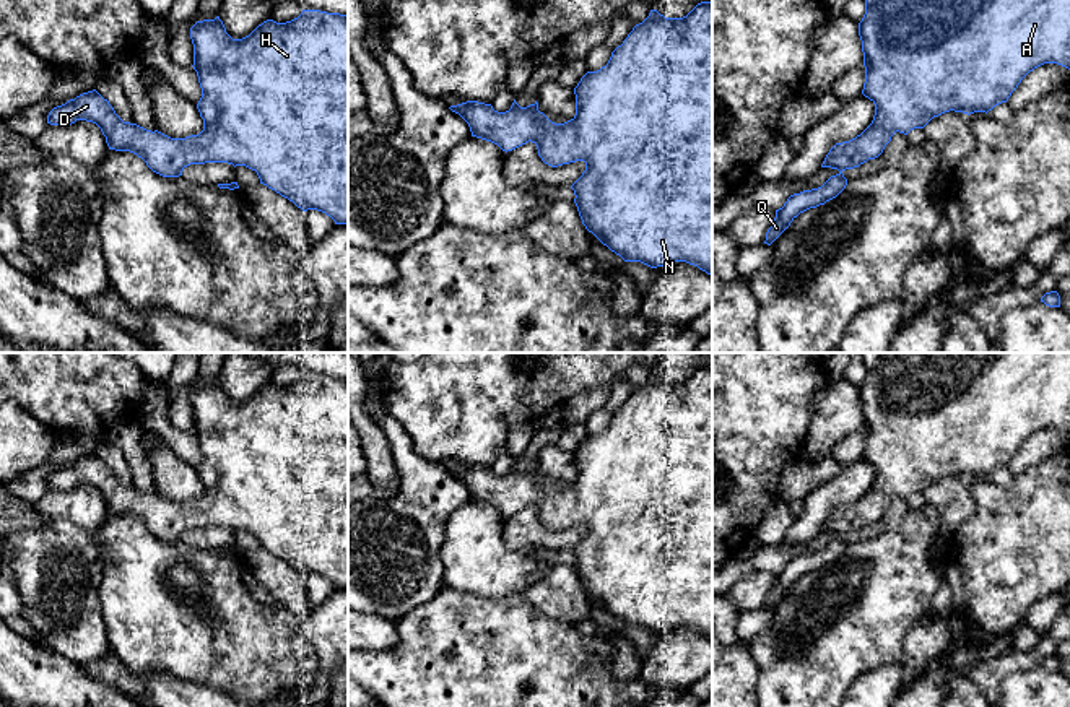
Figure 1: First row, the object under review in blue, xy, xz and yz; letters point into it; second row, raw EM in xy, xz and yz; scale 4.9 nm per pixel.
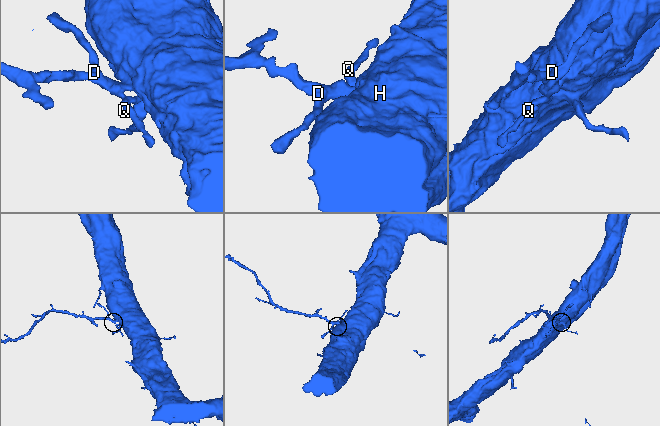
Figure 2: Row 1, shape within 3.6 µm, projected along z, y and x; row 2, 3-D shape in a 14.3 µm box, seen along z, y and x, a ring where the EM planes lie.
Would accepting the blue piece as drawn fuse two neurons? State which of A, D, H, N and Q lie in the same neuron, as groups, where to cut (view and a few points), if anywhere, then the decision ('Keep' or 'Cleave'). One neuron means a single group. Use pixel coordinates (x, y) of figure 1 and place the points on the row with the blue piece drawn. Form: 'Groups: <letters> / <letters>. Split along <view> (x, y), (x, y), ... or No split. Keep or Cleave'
Groups: A D H N Q. No split. Keep

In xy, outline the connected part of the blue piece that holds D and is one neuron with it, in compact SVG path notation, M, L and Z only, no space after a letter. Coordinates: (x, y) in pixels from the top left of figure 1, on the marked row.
M302 10L286 23L267 20L249 36L233 39L220 20L197 21L190 28L194 70L202 88L197 104L203 130L185 138L171 138L137 124L124 122L96 89L54 107L47 124L68 127L76 120L96 124L109 150L130 151L163 177L179 177L190 164L228 163L257 172L260 184L293 202L302 211L317 210L335 224L348 224L348 15Z

